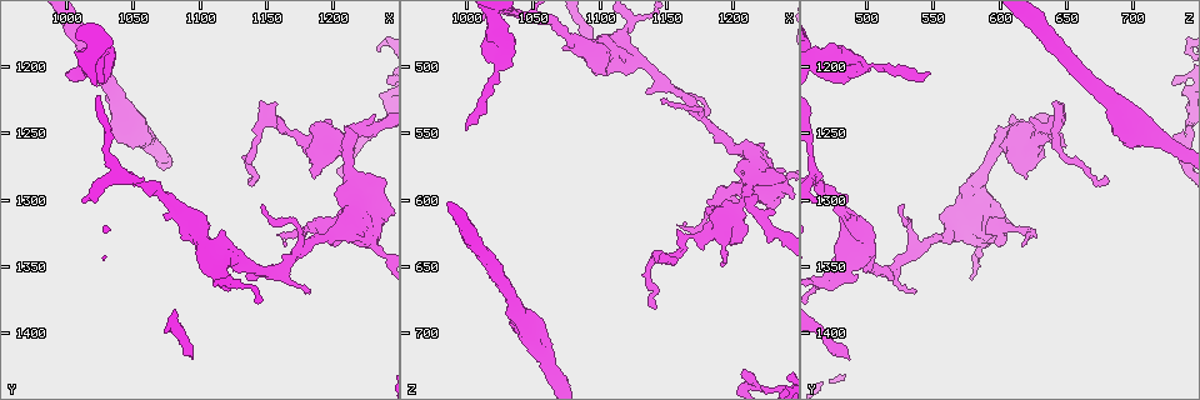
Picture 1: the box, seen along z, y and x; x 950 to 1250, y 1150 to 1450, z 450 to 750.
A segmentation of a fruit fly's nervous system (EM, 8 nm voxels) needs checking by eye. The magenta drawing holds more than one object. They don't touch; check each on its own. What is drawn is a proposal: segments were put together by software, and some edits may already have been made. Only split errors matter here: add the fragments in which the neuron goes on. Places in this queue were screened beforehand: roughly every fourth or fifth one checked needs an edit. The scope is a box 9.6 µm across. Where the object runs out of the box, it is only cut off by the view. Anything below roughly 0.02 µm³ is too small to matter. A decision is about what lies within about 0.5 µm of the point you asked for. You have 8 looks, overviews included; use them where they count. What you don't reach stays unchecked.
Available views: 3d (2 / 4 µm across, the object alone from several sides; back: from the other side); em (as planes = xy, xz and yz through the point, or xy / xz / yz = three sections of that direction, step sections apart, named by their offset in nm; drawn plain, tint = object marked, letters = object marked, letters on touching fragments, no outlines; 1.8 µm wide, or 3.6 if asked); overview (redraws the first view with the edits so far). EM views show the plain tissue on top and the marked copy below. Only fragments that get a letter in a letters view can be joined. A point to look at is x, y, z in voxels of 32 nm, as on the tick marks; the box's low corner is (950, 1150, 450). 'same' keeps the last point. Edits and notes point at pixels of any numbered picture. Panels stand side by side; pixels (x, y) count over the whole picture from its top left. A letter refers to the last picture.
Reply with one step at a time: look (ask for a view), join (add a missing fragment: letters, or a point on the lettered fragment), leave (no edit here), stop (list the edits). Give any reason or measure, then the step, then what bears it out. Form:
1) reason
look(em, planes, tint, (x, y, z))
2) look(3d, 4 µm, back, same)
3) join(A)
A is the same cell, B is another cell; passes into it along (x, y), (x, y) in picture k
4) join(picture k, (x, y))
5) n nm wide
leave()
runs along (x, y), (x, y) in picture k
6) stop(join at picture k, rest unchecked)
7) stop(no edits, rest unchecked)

abrupt turn
look(3d, 4 µm, (1148, 1242, 644))

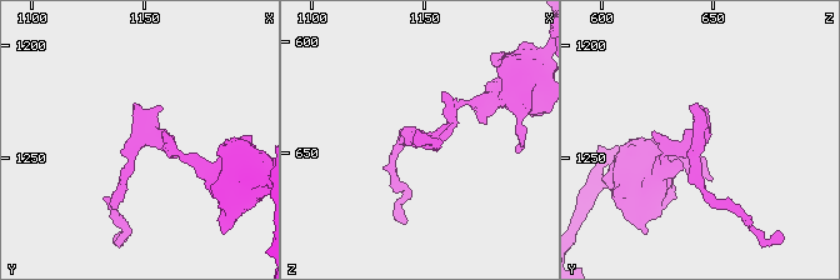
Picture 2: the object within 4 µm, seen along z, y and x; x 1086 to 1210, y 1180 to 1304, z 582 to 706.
look(em, xy, step 8, tint, (1149, 1241, 645))

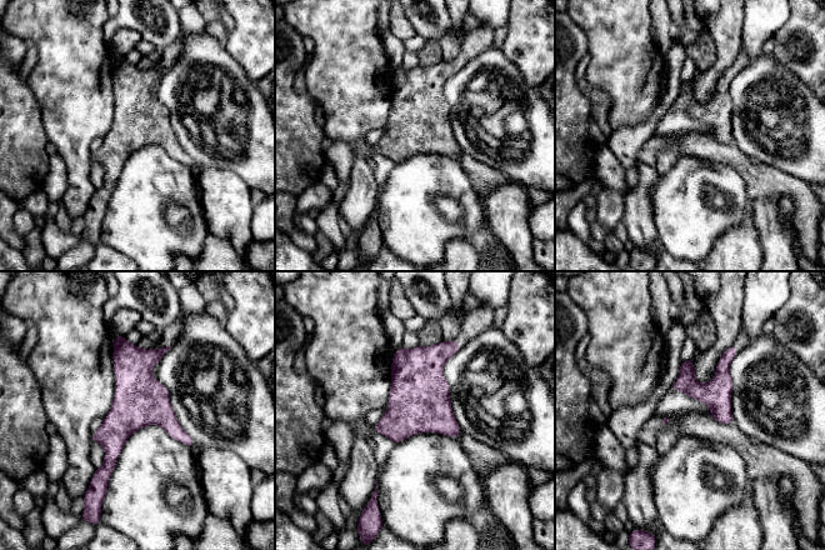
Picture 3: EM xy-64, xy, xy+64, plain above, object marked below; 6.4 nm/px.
cut it another way
look(em, planes, letters, same)

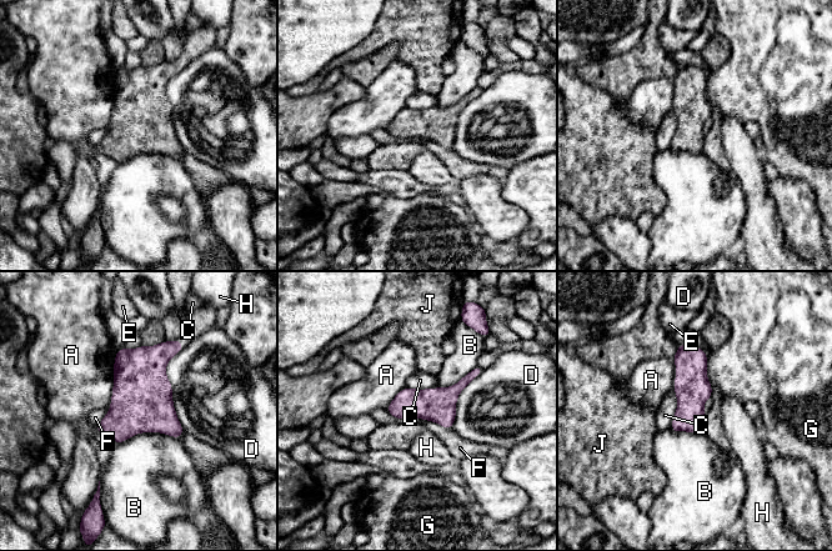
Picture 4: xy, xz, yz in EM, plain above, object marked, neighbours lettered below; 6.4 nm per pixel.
leave()
A, B, C, D, E, F, G, H and J are other cells; border along (385, 409), (451, 429) in picture 4; none of them fits

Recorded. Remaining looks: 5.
thick end
look(em, xz, step 16, tint, (1208, 1332, 602))

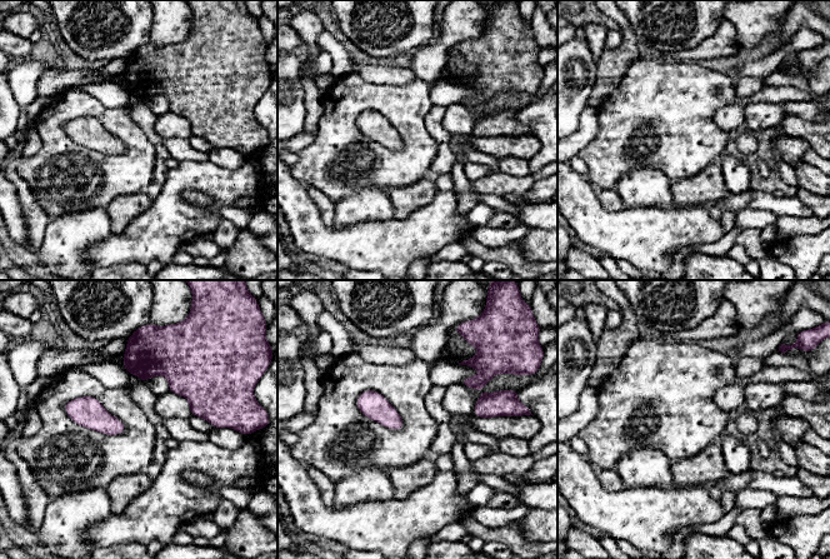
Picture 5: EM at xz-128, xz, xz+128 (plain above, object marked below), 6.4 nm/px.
cut it another way
look(em, planes, tint, same)

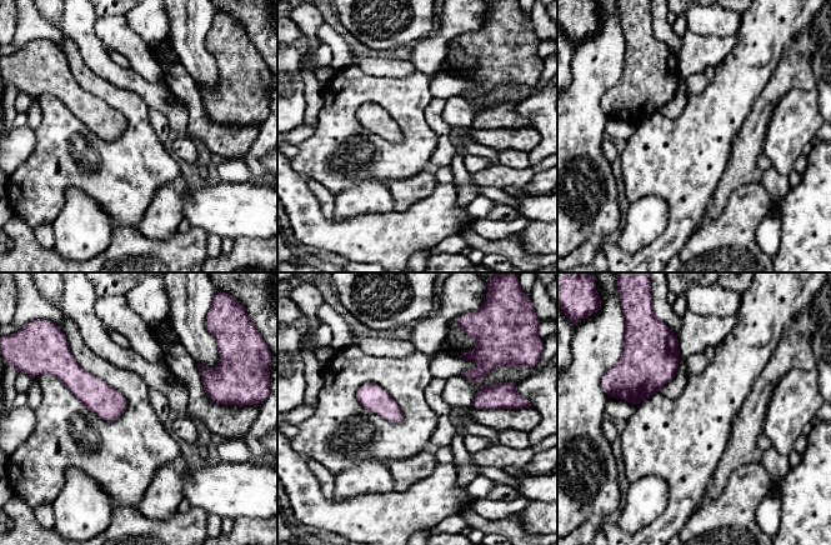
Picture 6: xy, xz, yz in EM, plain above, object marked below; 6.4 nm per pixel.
see the neighbours
look(em, planes, letters, same)

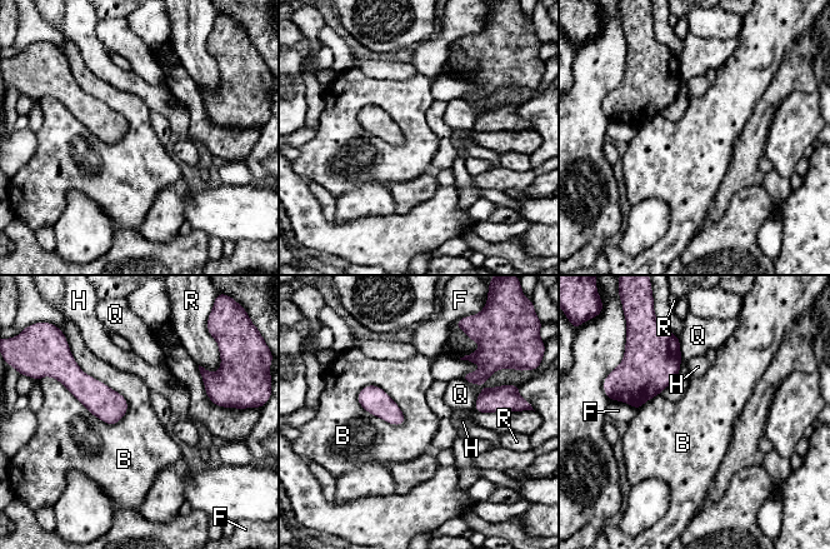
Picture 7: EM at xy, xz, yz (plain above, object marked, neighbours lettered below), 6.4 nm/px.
leave()
B, F, H, Q and R are other cells; border along (74, 358), (125, 399), (118, 423) in picture 7; none of them fits

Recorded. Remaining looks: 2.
branch stops here
look(em, planes, tint, (1000, 1204, 548))

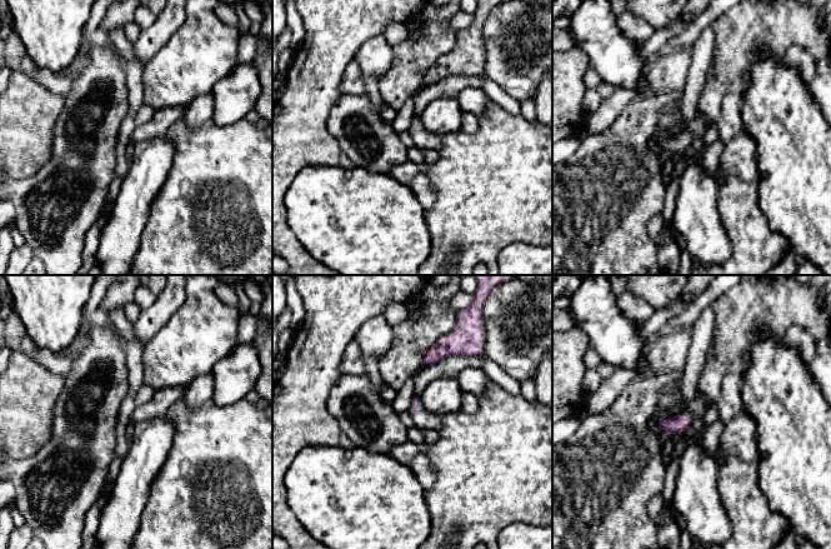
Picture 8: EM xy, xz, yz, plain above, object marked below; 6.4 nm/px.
see the neighbours
look(em, planes, letters, same)

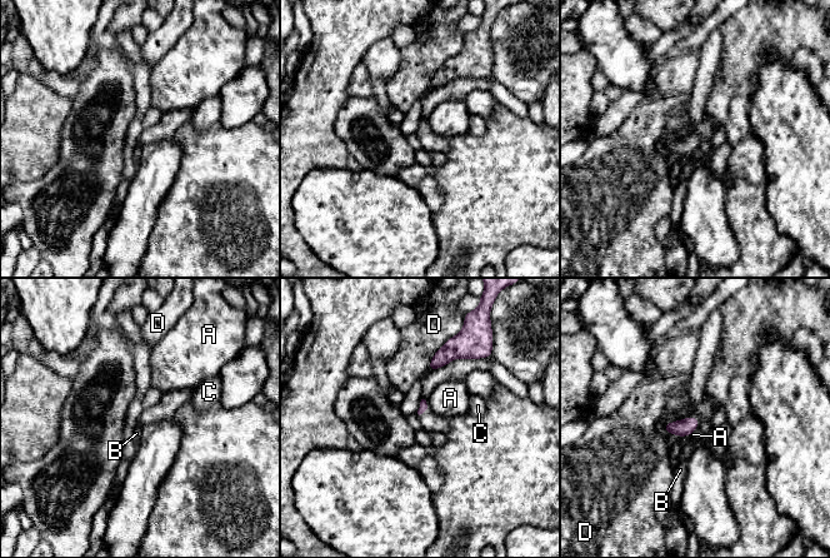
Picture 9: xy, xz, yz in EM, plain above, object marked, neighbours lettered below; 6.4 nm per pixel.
leave()
A, B, C and D are other cells; border along (425, 400), (428, 408) in picture 9; no lettered fragment goes on from it

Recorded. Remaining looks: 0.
stop(no edits, rest unchecked)

